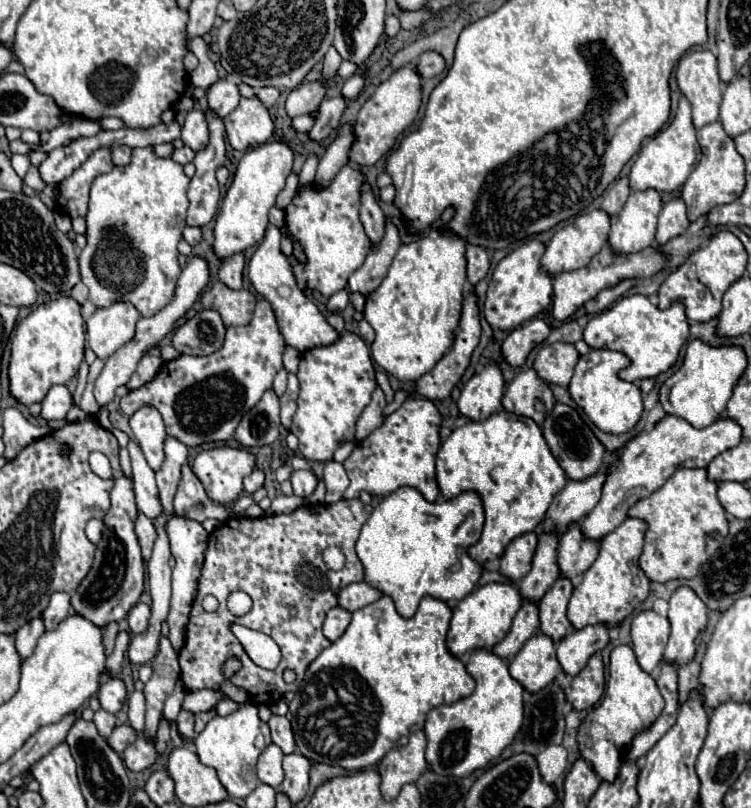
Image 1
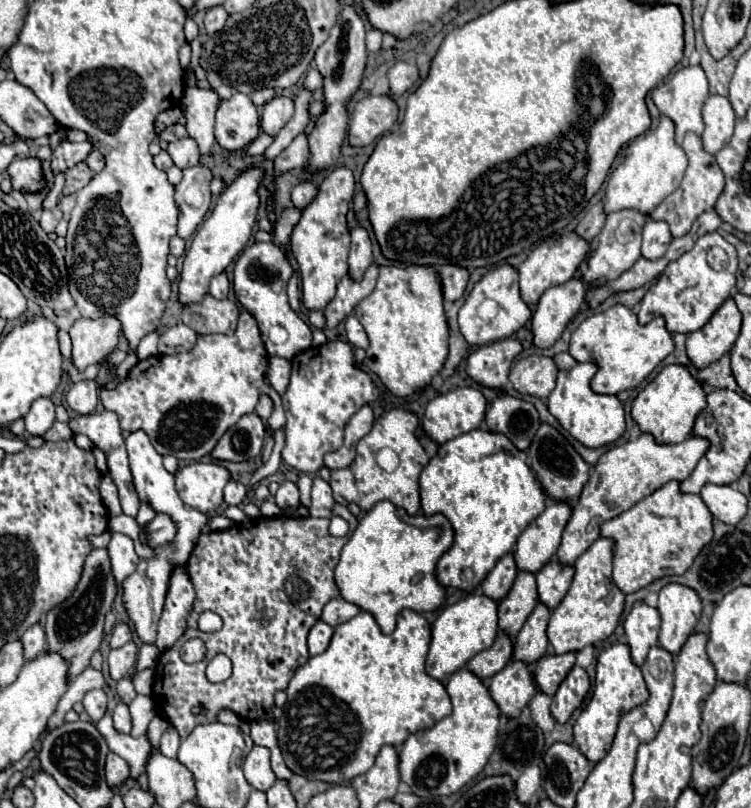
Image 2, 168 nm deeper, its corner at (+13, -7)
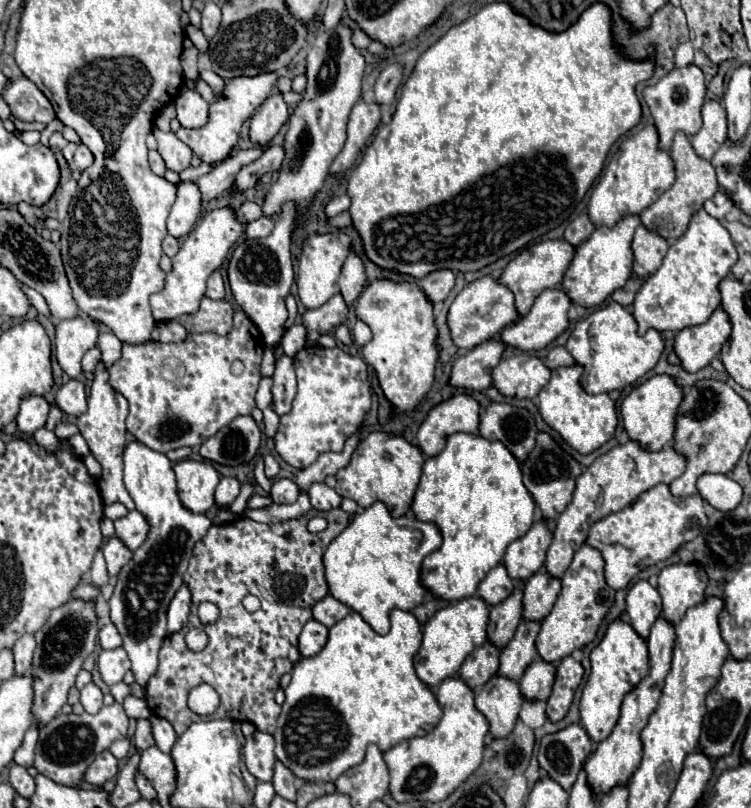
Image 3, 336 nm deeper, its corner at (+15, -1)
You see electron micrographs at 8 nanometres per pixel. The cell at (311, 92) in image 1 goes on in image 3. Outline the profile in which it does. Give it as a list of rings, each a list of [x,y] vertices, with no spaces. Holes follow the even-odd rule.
[[[274,92],[258,110],[256,116],[252,116],[250,120],[250,140],[258,146],[266,146],[276,132],[284,126],[284,122],[288,120],[288,106],[282,100],[282,96],[278,92]]]

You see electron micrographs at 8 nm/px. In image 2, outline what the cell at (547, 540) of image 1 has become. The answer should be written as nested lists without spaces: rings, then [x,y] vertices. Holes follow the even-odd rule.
[[[520,570],[508,596],[498,602],[500,630],[504,630],[506,634],[510,634],[514,638],[536,604],[538,604],[536,578],[532,572]]]

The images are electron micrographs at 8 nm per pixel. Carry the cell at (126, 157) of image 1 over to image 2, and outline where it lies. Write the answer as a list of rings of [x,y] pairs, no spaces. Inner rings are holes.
[[[92,150],[92,152],[90,152],[90,158],[86,158],[86,164],[90,166],[92,172],[102,172],[104,166],[106,166],[104,156],[102,156],[98,150]]]

